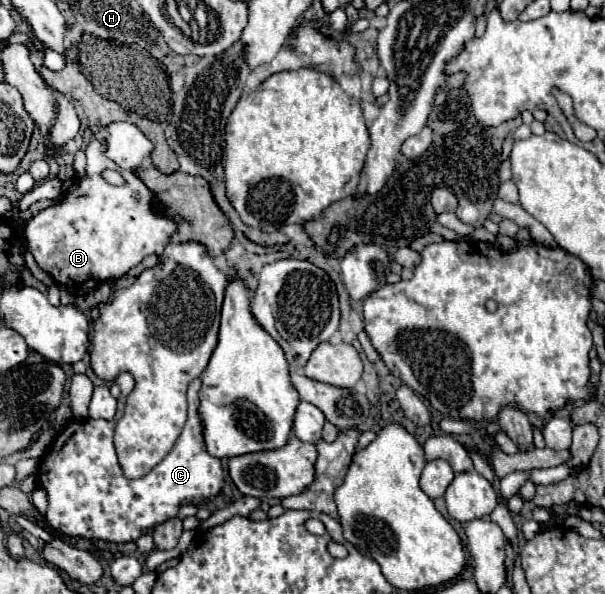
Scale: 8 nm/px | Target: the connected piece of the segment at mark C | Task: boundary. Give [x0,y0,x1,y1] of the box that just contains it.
[37,372,225,544]

